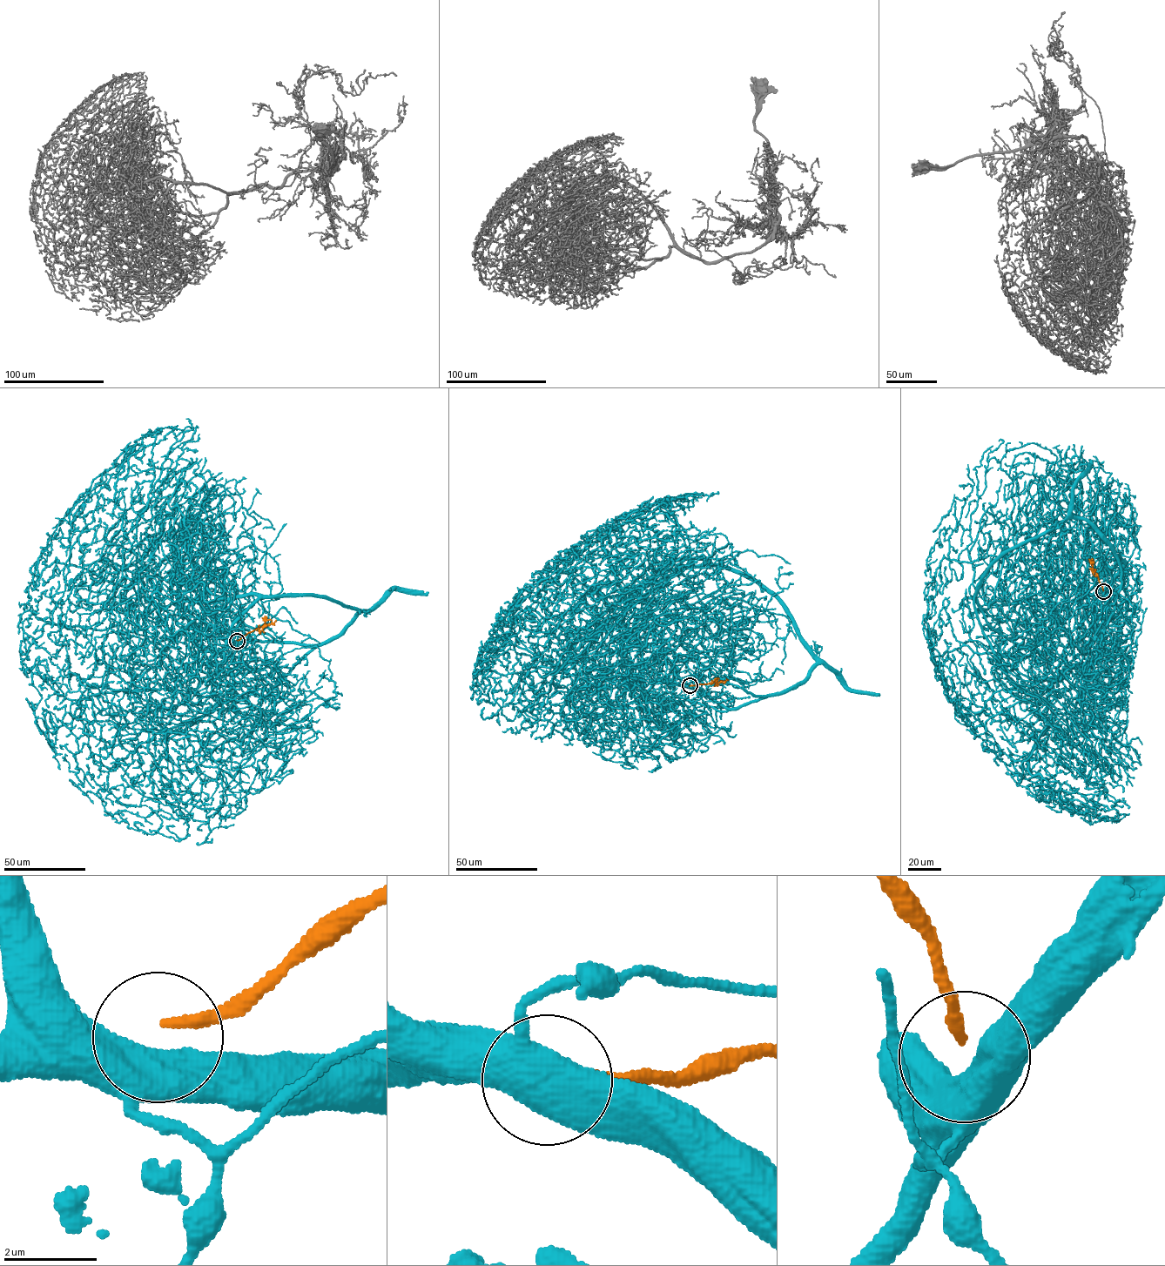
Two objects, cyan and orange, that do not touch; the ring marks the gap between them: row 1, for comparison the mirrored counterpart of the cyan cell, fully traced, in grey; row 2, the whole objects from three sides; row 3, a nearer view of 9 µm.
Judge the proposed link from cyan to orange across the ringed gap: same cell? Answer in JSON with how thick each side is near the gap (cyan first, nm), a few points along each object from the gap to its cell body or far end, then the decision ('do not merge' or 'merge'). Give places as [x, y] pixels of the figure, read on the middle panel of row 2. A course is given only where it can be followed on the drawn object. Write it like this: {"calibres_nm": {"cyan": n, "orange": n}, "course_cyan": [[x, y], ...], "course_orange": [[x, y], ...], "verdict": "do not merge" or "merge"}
{"calibres_nm": {"cyan": 750, "orange": 200}, "course_cyan": [[690, 685], [739, 708], [816, 657], [774, 596], [696, 564], [582, 639], [510, 618], [480, 665]], "course_orange": [[690, 685], [728, 679]], "verdict": "do not merge"}

